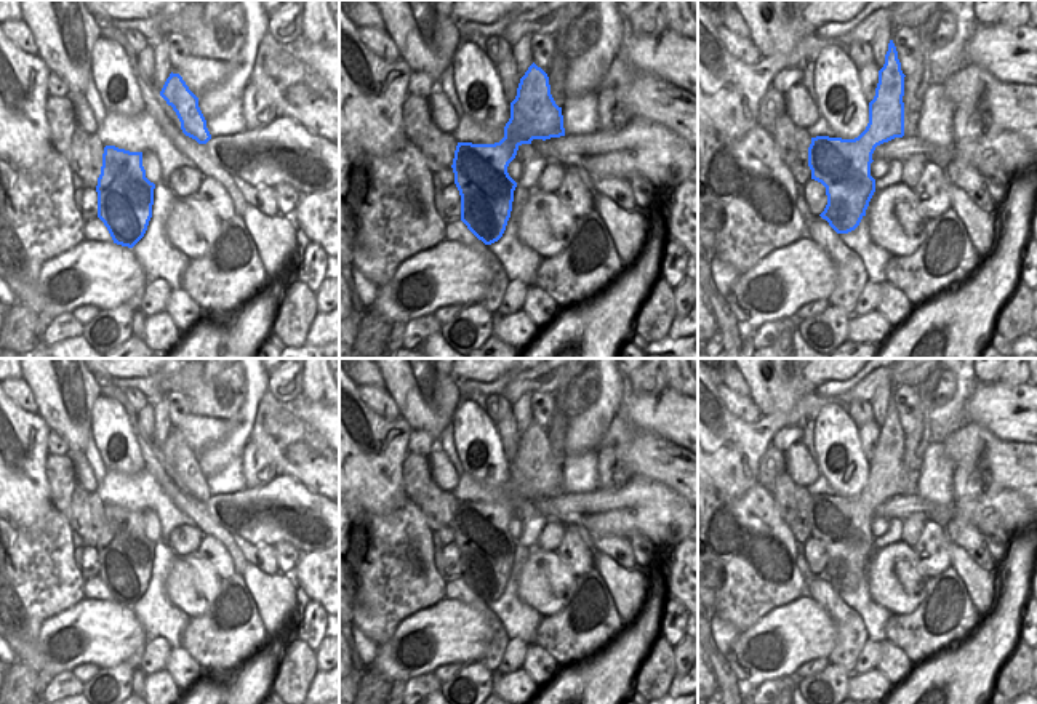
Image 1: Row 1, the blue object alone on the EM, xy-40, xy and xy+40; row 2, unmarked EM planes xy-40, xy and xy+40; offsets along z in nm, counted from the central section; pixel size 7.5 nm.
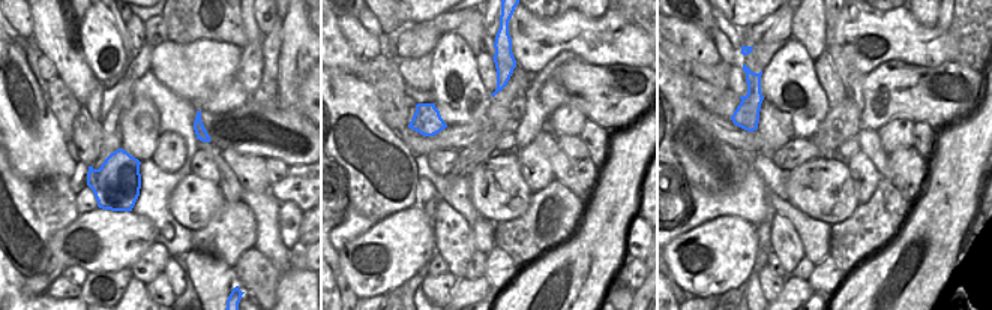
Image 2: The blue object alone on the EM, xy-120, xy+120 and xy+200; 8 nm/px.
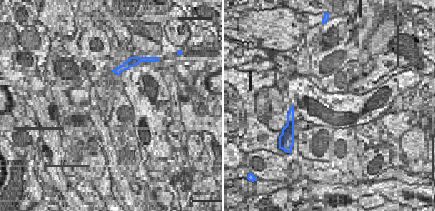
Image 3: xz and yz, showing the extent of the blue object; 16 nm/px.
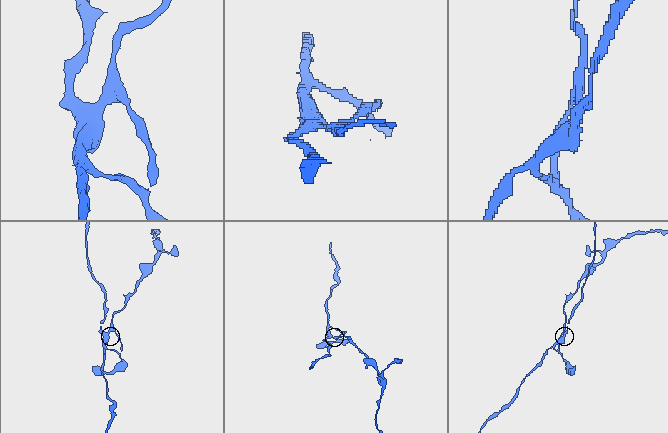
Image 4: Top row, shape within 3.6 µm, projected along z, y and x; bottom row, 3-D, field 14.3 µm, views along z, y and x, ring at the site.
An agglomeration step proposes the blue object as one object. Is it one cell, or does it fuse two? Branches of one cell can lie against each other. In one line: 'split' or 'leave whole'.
split

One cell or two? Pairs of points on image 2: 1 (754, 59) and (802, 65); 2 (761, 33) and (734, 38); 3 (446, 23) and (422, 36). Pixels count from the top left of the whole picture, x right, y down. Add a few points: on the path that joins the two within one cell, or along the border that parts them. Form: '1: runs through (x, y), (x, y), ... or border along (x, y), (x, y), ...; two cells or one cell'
1: border along (785, 42), (763, 71); two cells
2: border along (739, 30), (743, 44); two cells
3: border along (411, 24), (425, 24), (440, 35); two cells

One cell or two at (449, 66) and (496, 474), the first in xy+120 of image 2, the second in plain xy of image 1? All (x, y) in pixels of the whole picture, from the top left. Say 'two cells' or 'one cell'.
one cell

